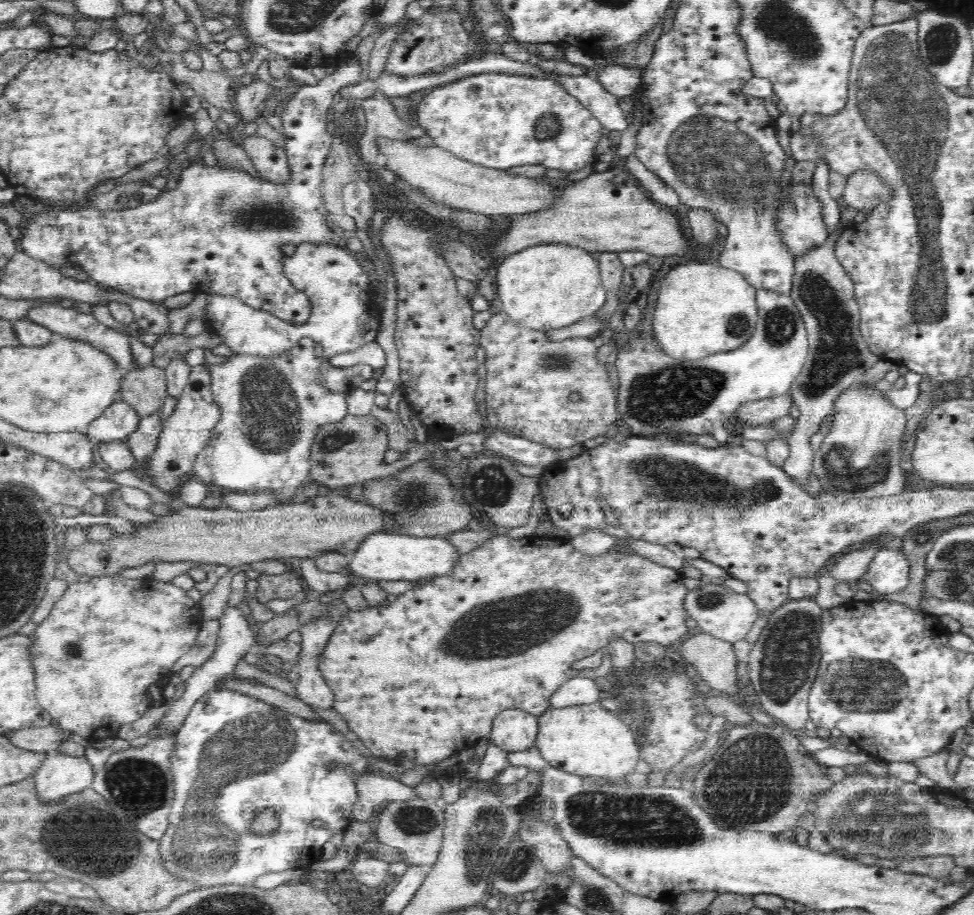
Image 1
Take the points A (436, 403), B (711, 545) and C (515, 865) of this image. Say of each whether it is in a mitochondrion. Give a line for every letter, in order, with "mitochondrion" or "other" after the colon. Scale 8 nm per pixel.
A: other
B: other
C: mitochondrion

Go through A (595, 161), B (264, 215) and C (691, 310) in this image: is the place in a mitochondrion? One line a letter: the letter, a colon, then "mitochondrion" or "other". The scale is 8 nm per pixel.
A: other
B: mitochondrion
C: other

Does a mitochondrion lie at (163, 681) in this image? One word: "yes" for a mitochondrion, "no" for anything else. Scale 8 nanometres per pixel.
no

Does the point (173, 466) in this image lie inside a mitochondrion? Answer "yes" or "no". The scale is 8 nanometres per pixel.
no

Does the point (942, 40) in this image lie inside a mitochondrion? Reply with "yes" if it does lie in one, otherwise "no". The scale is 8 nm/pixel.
yes

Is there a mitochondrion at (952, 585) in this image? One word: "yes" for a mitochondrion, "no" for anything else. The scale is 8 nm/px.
yes

